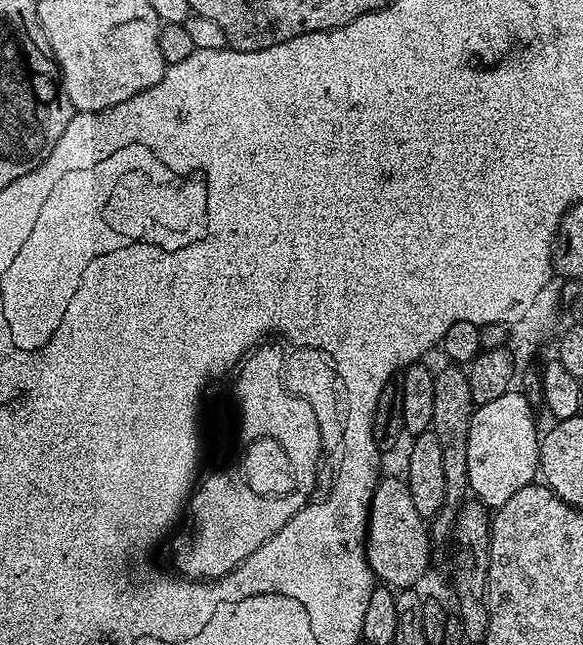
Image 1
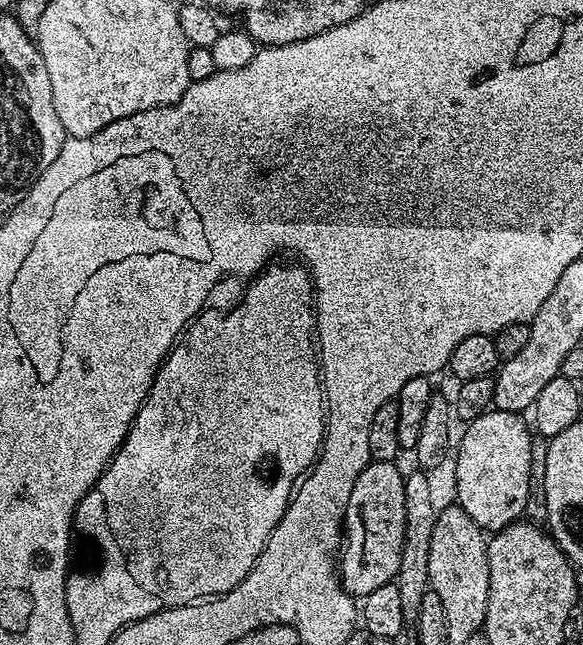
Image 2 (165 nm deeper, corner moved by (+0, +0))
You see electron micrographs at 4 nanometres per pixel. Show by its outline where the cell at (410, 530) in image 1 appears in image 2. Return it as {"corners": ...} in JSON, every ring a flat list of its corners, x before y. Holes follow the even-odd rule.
{"corners":[[373,460,358,474,350,502,346,502,338,575,353,598,362,598,370,594,370,590,378,590,378,586,393,583,400,569,406,530,406,490,405,473,399,472,396,466,391,460]]}

